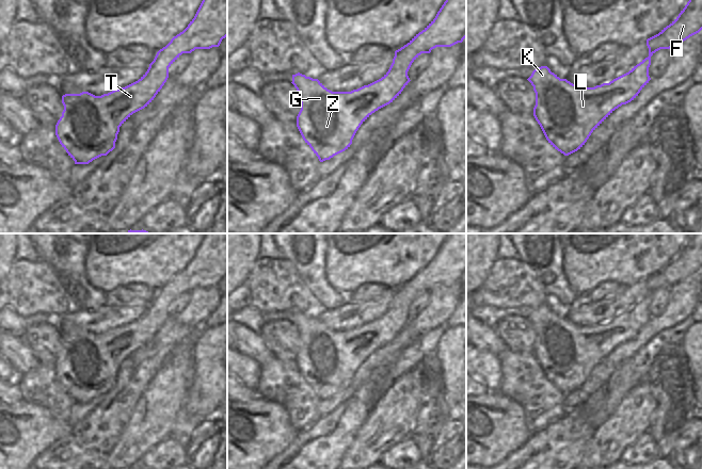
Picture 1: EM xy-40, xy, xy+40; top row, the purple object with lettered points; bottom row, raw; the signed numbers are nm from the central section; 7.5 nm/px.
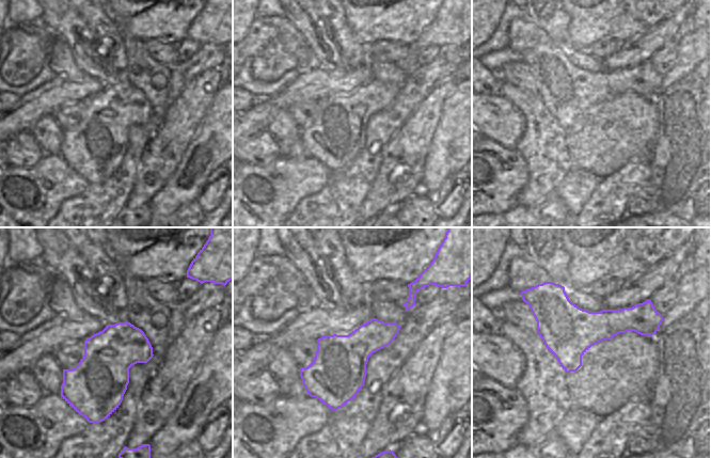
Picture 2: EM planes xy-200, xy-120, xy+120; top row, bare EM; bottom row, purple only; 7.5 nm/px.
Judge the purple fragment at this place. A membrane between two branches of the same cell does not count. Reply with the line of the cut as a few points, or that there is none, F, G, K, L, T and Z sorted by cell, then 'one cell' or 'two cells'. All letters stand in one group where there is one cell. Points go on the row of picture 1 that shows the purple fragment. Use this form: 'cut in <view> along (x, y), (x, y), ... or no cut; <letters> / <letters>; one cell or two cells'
no cut; F G K L T Z; one cell

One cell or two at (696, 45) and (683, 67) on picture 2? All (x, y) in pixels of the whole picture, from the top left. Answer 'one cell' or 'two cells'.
one cell

